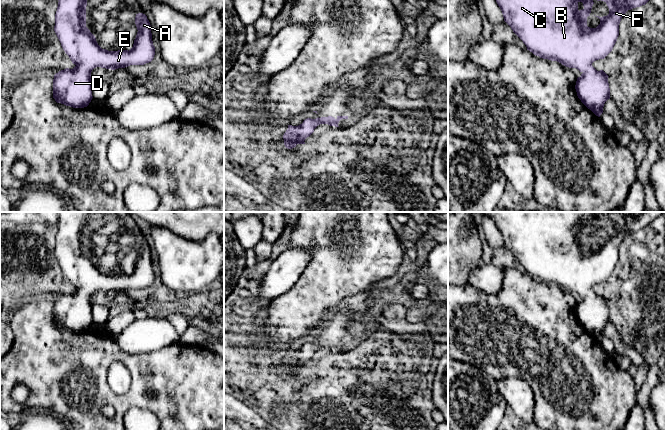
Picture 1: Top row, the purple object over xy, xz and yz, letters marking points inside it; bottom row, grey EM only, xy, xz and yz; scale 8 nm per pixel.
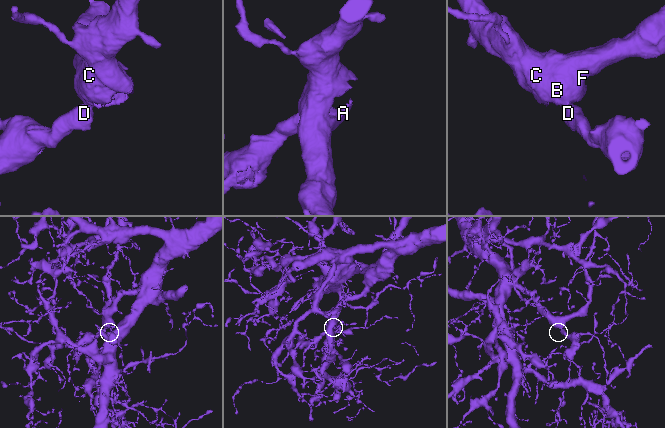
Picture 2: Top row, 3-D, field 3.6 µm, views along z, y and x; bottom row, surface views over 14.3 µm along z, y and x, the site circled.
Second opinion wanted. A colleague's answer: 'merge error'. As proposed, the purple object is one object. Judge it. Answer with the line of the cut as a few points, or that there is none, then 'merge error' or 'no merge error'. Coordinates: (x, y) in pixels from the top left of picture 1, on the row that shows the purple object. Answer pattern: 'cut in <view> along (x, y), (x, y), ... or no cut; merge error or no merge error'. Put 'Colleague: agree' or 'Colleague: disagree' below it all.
no cut; no merge error
Colleague: disagree

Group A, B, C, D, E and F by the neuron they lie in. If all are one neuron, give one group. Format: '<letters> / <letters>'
A B C D E F

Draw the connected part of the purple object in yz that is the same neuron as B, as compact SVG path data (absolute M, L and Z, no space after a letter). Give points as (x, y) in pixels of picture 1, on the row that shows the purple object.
M496 0L500 7L504 21L511 27L513 32L523 41L527 50L543 59L557 61L569 68L576 68L582 74L577 78L575 89L581 102L596 116L603 113L605 102L610 99L608 75L603 71L597 71L592 63L604 59L613 49L619 36L619 24L622 16L636 7L645 5L649 0L601 0L608 8L607 16L599 17L600 24L596 28L587 26L587 17L590 16L593 0Z

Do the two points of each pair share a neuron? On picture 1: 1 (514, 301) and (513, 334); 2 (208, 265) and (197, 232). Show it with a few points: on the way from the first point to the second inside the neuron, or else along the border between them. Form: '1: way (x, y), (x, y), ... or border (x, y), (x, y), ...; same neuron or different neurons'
1: way (514, 309), (511, 315), (513, 317), (513, 326); same neuron
2: border (213, 231), (201, 239), (187, 239), (176, 233); different neurons

